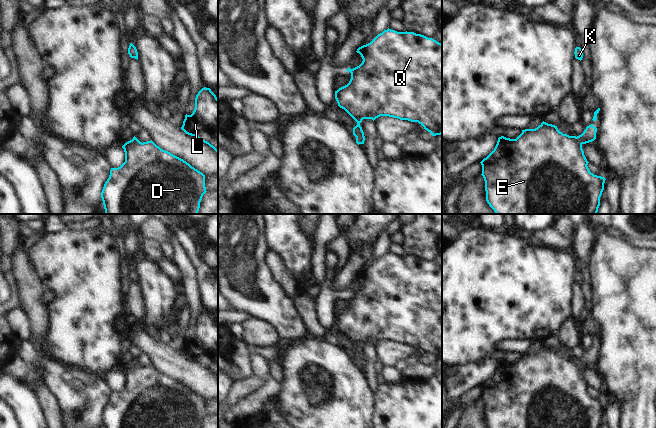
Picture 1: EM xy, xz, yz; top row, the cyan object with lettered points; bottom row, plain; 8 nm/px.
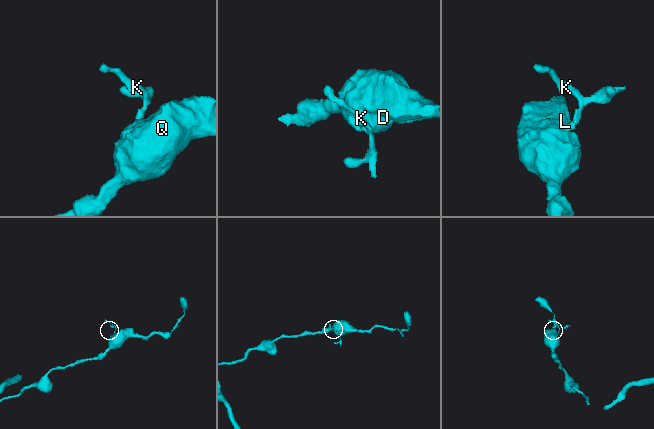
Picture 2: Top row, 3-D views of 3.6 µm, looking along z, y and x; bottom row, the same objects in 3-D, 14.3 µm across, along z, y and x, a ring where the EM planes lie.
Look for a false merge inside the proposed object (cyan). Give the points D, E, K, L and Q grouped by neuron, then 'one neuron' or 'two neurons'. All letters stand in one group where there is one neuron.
D E L Q / K | two neurons

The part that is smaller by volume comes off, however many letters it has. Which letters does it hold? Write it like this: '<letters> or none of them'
K

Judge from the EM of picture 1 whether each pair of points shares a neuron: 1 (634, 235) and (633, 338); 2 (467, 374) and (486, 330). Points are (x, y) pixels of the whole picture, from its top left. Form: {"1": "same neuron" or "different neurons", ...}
{"1": "different neurons", "2": "different neurons"}

